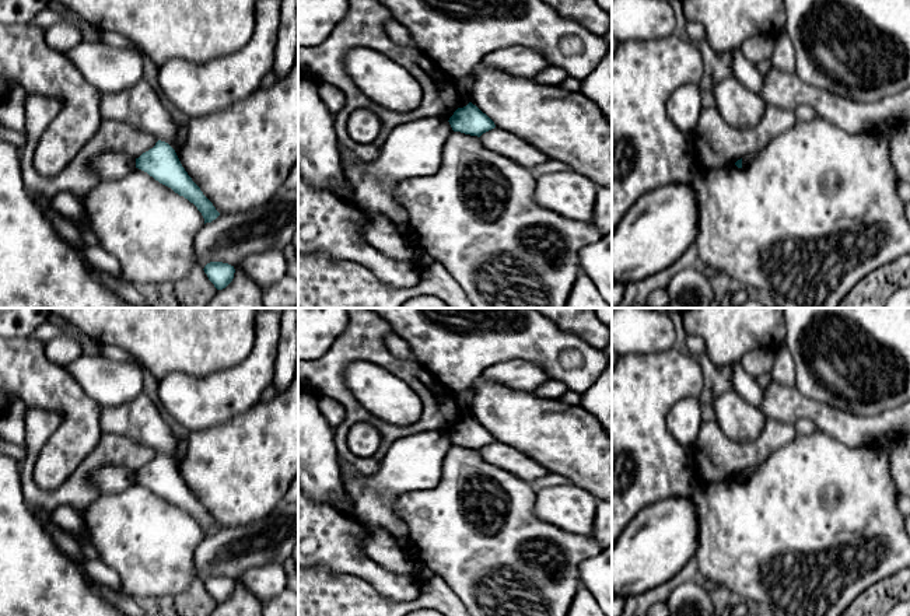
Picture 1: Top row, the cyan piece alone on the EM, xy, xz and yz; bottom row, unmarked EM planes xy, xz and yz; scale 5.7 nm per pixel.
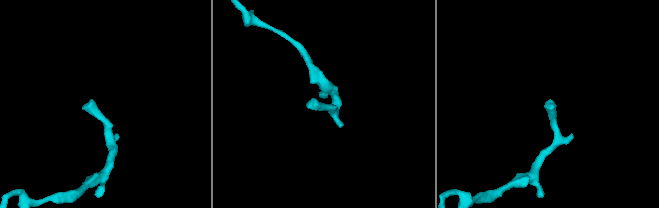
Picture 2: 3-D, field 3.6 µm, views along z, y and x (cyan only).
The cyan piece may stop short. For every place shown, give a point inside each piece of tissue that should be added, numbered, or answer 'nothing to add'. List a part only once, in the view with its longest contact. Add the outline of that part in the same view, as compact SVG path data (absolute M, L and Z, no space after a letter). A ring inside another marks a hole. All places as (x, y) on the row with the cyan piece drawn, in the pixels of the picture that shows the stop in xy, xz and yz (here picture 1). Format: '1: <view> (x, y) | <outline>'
nothing to add

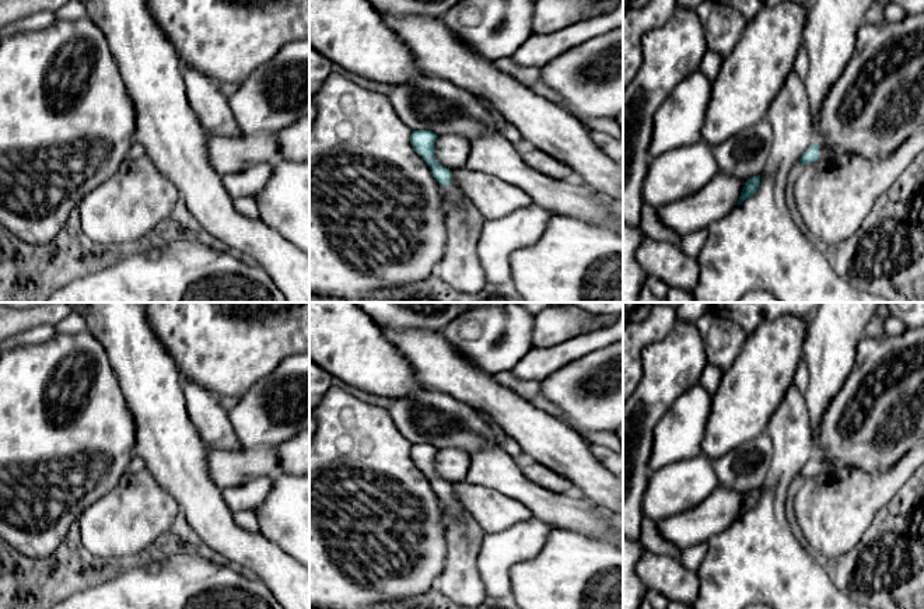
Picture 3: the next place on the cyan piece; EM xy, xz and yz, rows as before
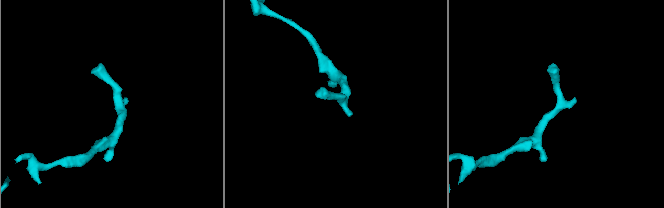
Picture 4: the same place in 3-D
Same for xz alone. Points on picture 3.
1: xz (450, 191) | M449 182L441 188L442 188L444 197L451 200L452 203L461 203L462 202L462 196L456 190L456 186L452 182Z

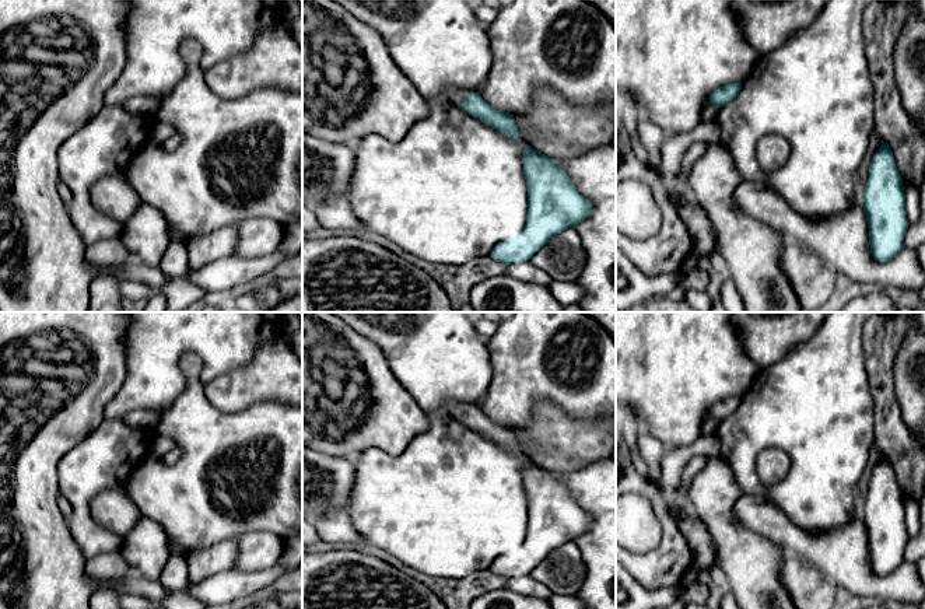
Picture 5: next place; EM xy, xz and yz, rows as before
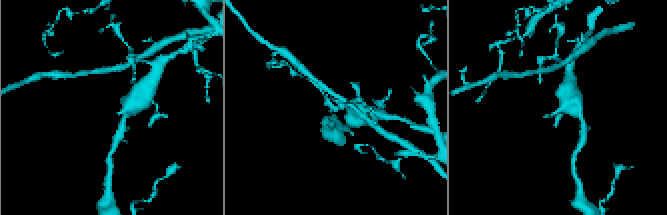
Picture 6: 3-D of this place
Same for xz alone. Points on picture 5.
1: xz (455, 95) | M449 88L445 95L451 102L459 105L459 104L462 104L463 98L466 97L466 92L459 88Z

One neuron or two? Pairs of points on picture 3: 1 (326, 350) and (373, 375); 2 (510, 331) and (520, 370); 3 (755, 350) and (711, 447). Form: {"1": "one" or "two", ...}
{"1": "one", "2": "two", "3": "one"}

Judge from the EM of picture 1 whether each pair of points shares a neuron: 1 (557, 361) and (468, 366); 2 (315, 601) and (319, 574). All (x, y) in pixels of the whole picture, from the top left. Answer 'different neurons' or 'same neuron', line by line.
1: same neuron
2: same neuron

